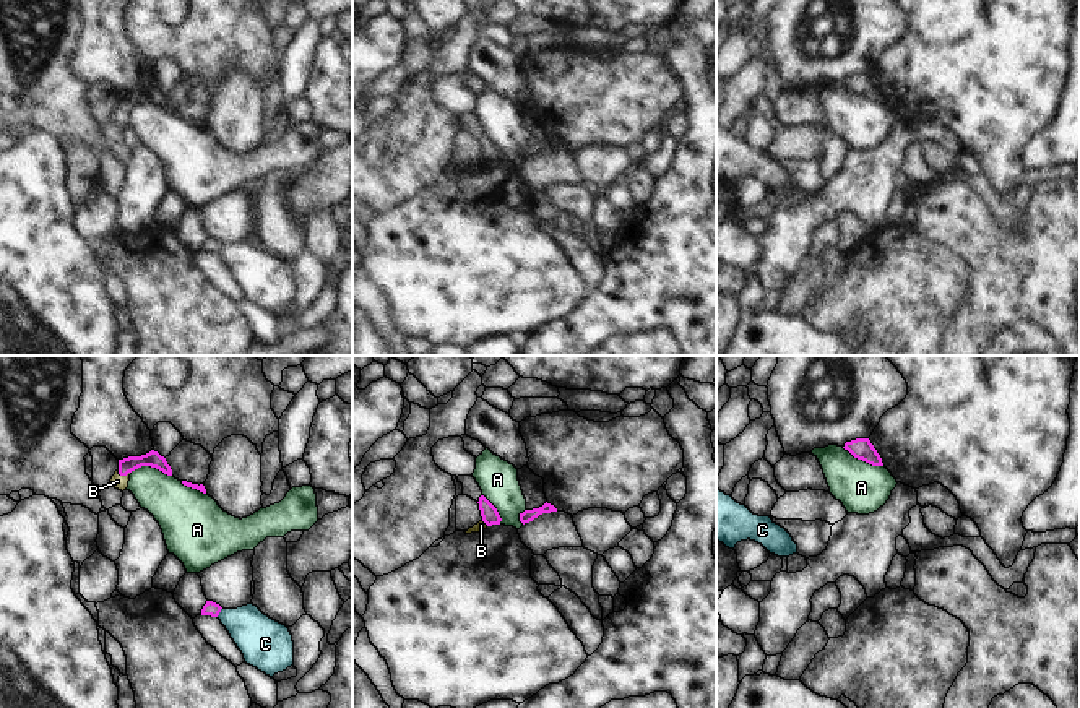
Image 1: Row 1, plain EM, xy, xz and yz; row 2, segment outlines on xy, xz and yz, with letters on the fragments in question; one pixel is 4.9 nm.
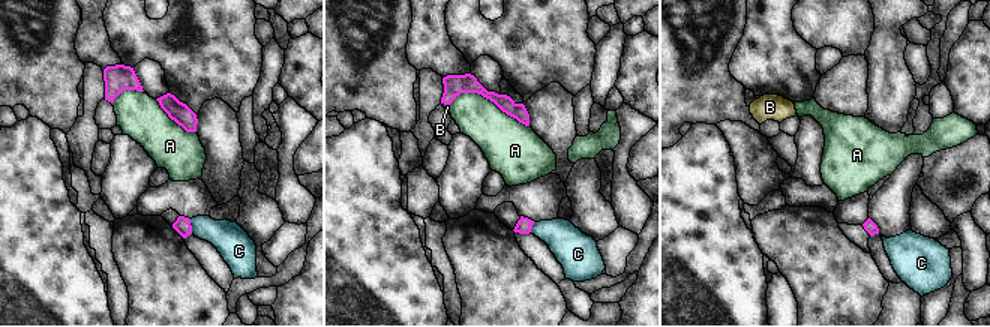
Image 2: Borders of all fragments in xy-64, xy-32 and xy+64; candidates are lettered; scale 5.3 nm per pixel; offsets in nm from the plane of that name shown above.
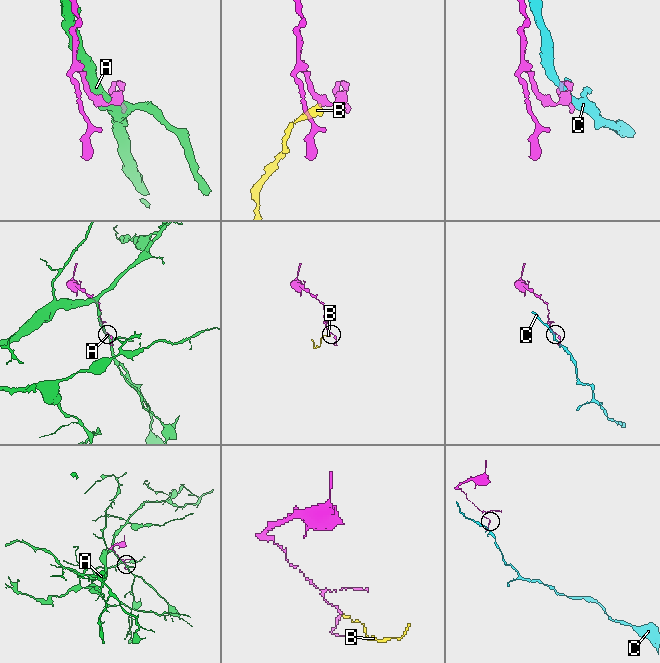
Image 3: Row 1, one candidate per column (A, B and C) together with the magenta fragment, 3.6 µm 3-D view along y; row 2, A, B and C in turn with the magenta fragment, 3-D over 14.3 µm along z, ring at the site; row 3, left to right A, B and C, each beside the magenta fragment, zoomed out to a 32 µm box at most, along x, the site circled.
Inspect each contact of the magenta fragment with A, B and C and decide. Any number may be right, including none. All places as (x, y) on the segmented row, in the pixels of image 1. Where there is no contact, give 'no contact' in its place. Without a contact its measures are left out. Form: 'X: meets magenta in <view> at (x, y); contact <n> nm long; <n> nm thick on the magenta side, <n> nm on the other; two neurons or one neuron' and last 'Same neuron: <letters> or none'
A: meets magenta in xy at (151, 466); contact 200 nm long; 80 nm thick on the magenta side, 240 nm on the other; two neurons
B: meets magenta in xy at (124, 474); contact 70 nm long; 80 nm thick on the magenta side, 70 nm on the other; one neuron
C: meets magenta in xy at (220, 611); contact 50 nm long; 70 nm thick on the magenta side, 220 nm on the other; two neurons
Same neuron: B

